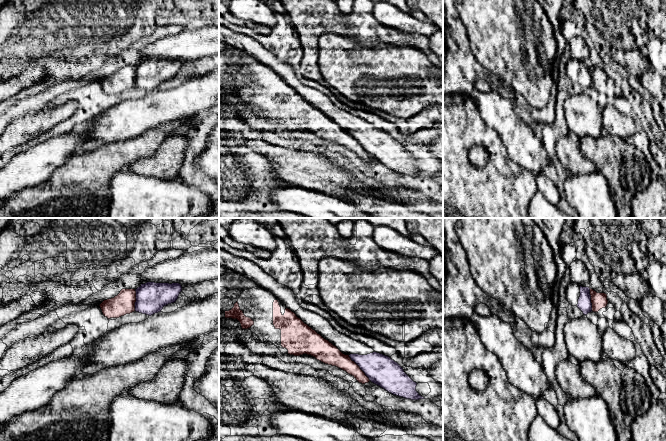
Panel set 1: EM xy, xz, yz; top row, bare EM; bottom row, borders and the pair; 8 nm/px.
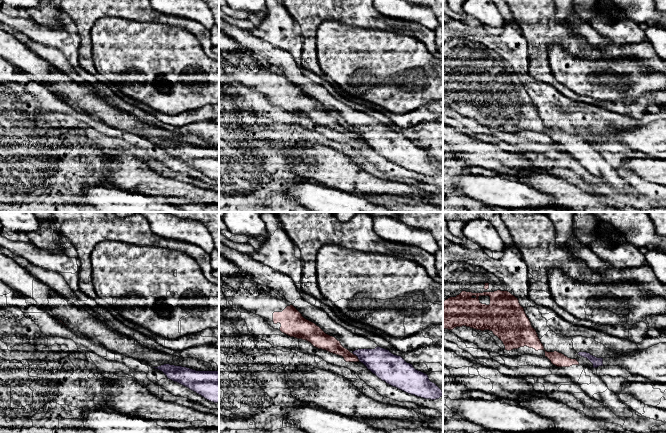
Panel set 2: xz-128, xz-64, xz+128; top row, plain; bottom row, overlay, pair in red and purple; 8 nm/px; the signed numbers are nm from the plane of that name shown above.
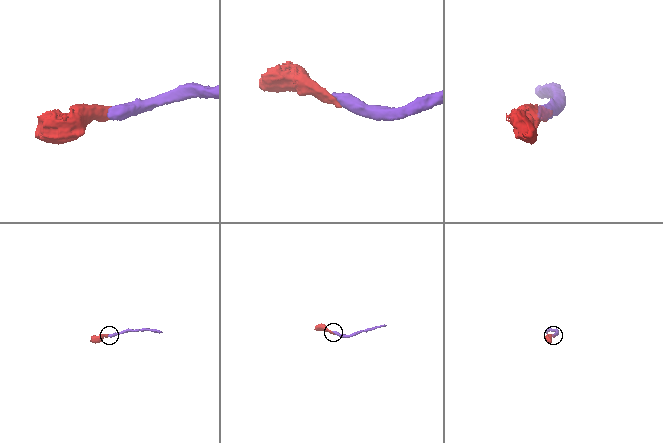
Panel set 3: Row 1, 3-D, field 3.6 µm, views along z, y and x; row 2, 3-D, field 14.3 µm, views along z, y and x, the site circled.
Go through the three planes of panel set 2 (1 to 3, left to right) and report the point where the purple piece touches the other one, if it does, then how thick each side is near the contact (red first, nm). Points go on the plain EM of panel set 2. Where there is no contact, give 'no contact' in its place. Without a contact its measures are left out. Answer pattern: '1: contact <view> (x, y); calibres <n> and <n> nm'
1: no contact
2: contact xz-64 (356, 132); calibres 130 and 220 nm
3: no contact

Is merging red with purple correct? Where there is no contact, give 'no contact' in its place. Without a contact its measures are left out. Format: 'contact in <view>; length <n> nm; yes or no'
contact in xz; length 280 nm; no

